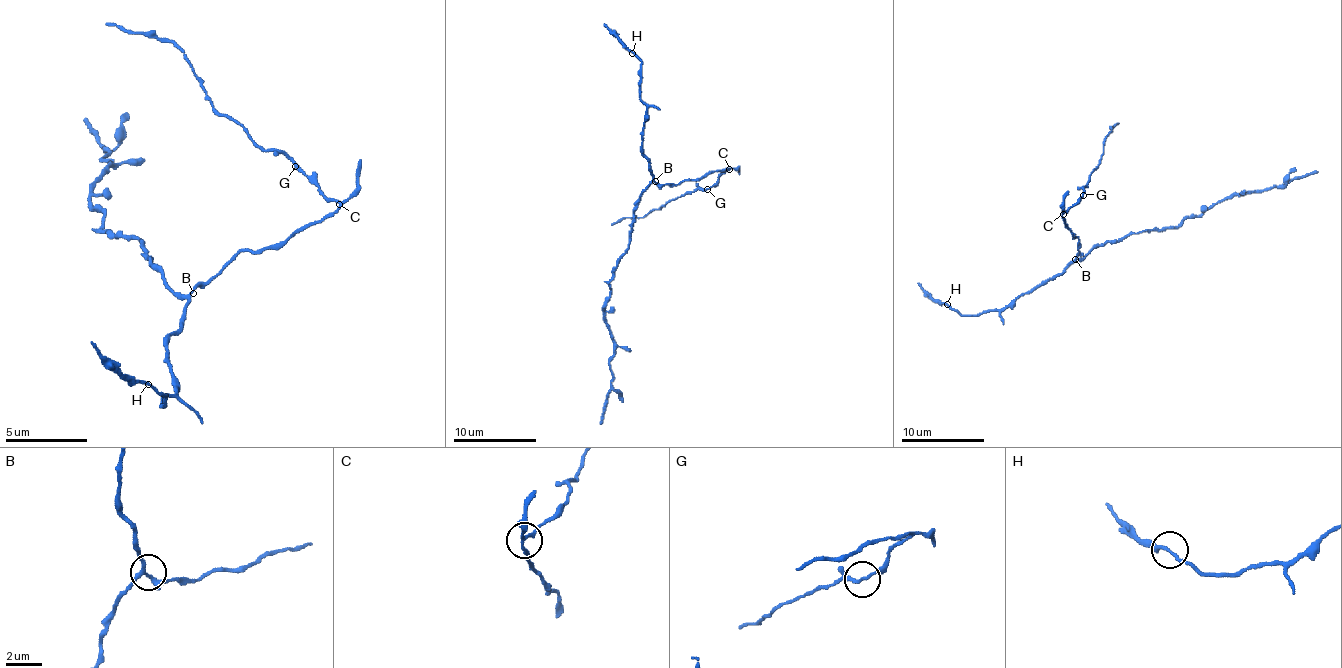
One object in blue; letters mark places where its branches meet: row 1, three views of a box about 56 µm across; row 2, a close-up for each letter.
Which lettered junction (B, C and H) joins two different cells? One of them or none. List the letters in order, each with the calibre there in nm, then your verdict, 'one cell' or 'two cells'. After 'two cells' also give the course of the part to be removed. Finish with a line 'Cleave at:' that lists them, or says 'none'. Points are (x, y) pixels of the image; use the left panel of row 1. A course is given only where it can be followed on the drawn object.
B: 200 nm | one cell
C: 150 nm | two cells | (340, 203), (283, 154), (258, 146), (213, 105), (176, 47), (164, 39), (127, 35), (107, 22)
H: 170 nm | one cell
Cleave at: C

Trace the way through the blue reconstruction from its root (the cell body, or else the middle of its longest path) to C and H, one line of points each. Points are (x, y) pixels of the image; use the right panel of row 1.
C: (1085, 256), (1075, 259), (1079, 254), (1079, 240), (1066, 228), (1062, 213)
H: (1085, 256), (1077, 259), (1060, 273), (1017, 296), (998, 310), (959, 314), (947, 304)

